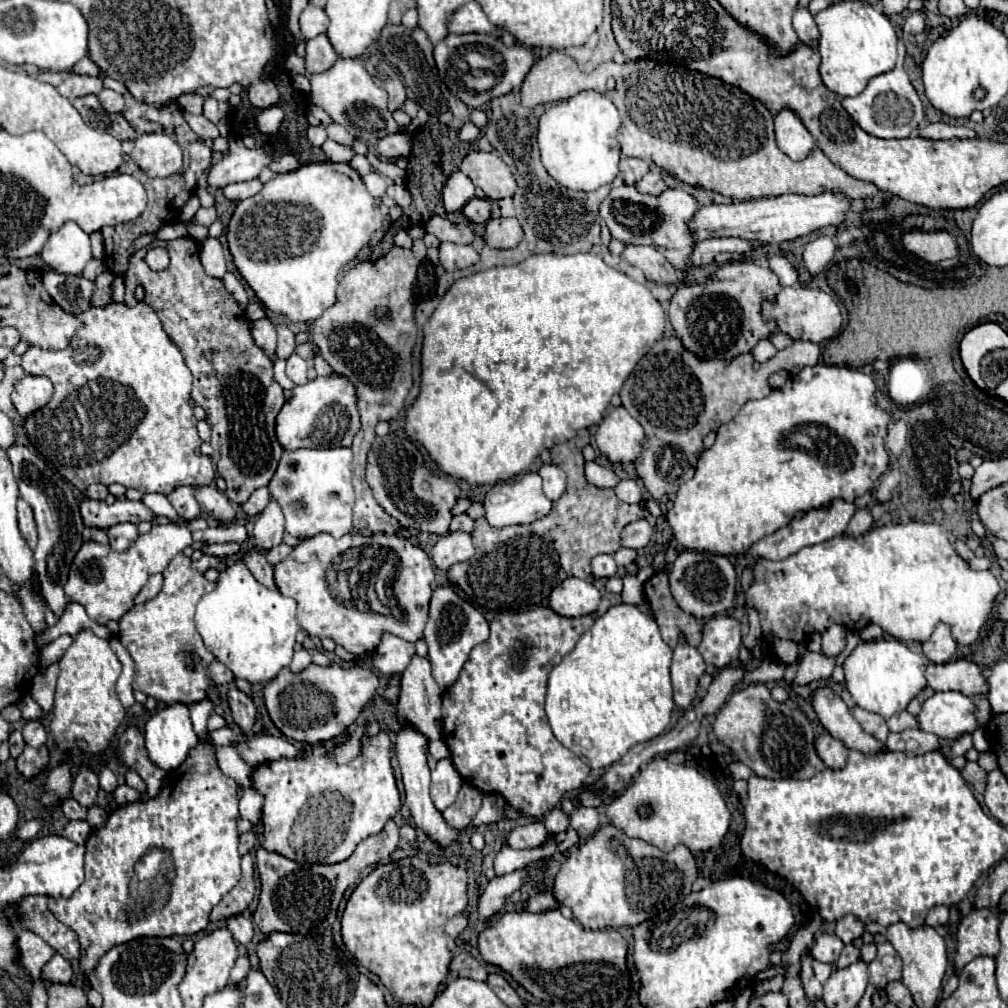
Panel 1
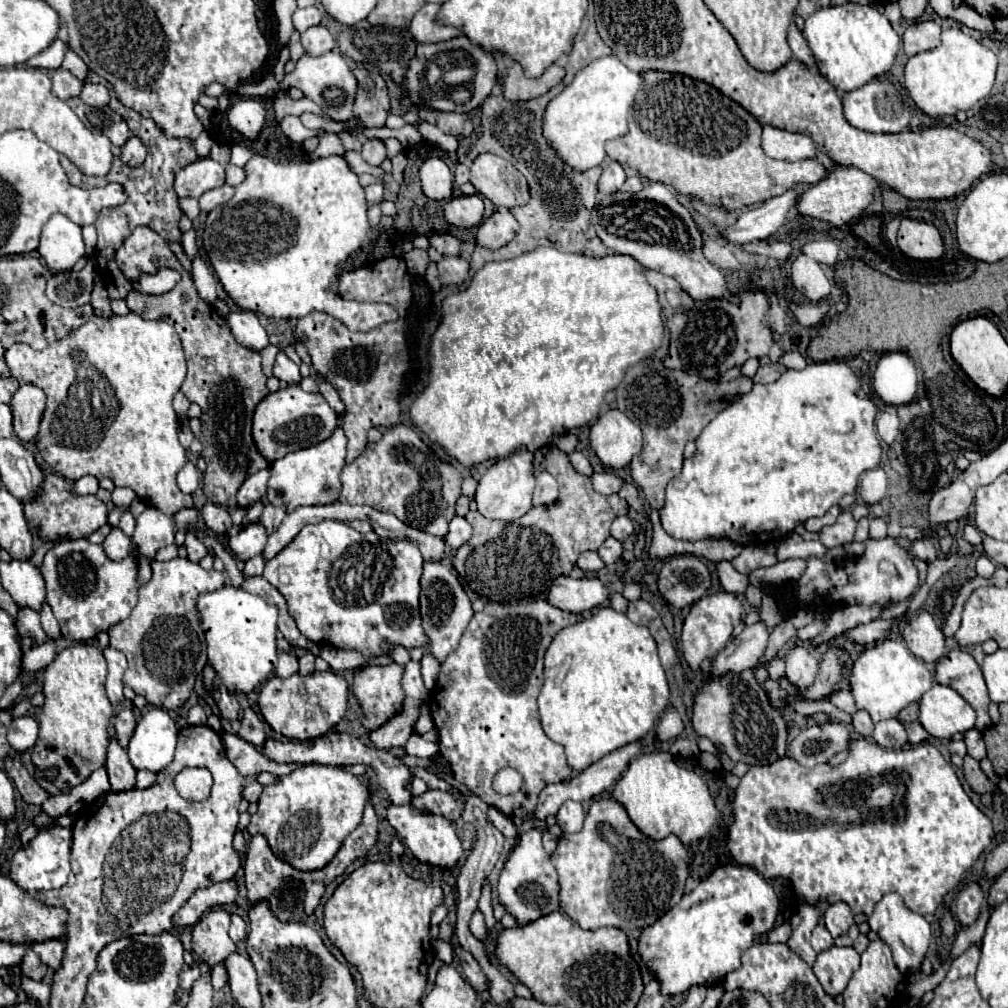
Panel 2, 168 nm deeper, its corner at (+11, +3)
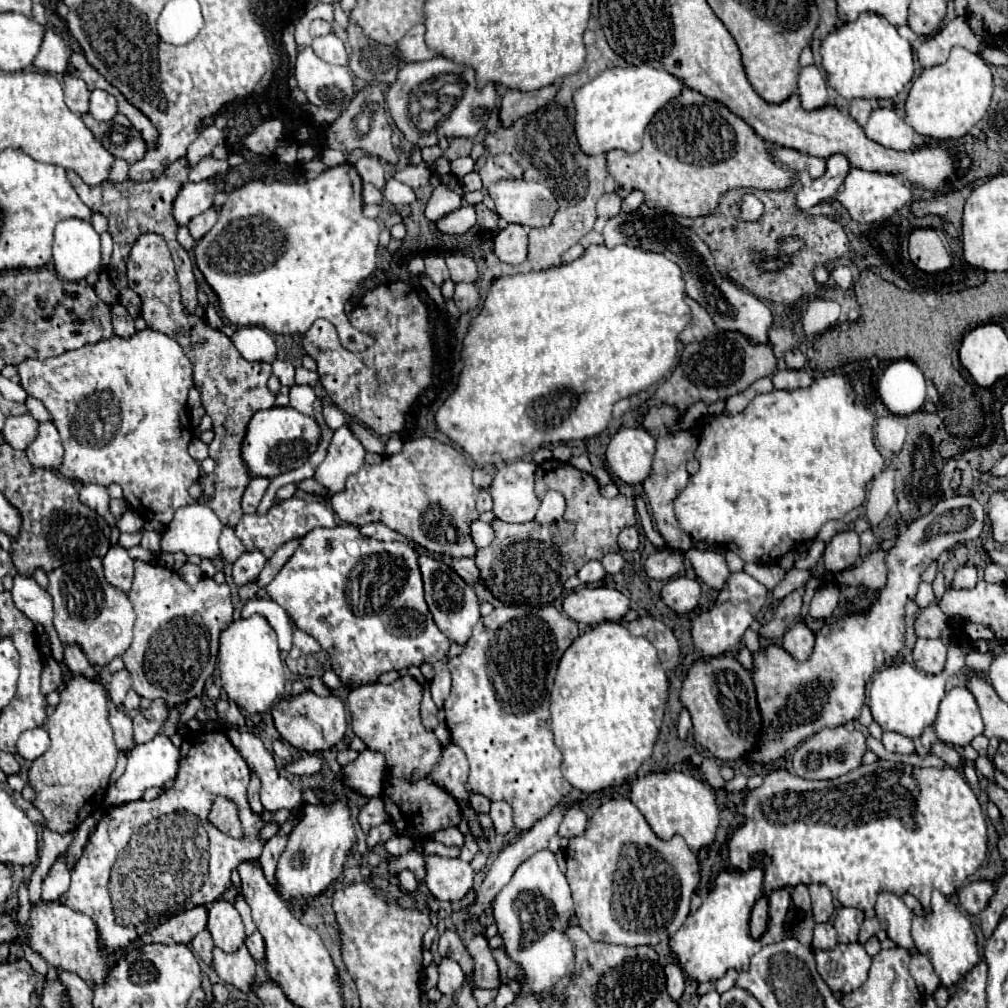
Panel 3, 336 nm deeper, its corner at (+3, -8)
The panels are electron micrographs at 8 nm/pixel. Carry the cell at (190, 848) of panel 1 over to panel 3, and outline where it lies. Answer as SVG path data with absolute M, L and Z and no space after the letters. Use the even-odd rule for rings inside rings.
M199 731L185 735L181 745L179 771L173 787L155 801L141 799L107 809L103 819L97 823L97 829L91 835L85 853L71 873L69 891L59 897L59 903L95 919L99 935L103 939L103 949L107 953L123 949L127 943L147 933L151 927L157 927L159 919L163 921L185 909L213 903L223 895L225 889L231 887L231 871L243 859L257 859L265 845L265 841L259 839L259 831L265 821L259 813L251 811L247 801L247 785L249 767L233 747L225 731ZM217 795L225 795L237 803L245 831L243 839L233 839L207 821L213 799Z

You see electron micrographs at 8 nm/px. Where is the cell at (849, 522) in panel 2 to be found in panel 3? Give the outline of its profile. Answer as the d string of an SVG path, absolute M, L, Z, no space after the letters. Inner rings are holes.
M855 531L837 533L825 547L823 563L829 573L837 573L857 565L859 561L859 535Z

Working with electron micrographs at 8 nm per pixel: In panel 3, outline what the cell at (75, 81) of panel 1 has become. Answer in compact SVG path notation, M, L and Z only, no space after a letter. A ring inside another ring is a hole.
M67 75L65 83L63 83L63 89L65 89L65 103L67 103L67 107L75 115L85 115L89 111L89 95L91 95L91 91L83 83L83 79Z

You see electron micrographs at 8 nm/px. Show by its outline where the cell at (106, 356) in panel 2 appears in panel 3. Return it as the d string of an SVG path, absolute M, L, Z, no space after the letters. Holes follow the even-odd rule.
M155 329L137 331L129 339L113 335L111 339L103 339L75 351L65 351L59 357L45 361L25 359L19 363L23 389L47 407L61 435L65 459L59 471L67 479L83 483L97 483L105 487L119 483L123 487L123 497L141 519L159 521L163 525L171 523L173 513L179 507L191 505L187 489L193 483L199 483L201 477L199 463L187 453L187 445L193 437L187 413L187 393L193 385L191 375L191 361L179 343Z

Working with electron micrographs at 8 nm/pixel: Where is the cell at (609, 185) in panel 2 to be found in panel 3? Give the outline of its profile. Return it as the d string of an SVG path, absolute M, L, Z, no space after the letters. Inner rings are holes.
M605 193L597 203L597 215L611 219L621 211L621 197L617 193Z

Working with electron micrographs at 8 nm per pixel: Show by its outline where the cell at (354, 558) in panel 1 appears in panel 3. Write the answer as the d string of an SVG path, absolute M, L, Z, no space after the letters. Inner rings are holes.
M337 525L333 529L319 527L301 539L291 559L281 567L265 591L279 607L289 613L297 629L319 641L319 645L331 657L331 669L339 675L347 689L377 683L383 673L393 669L399 671L403 667L419 667L429 663L435 671L430 683L432 699L437 707L444 705L451 687L451 673L447 669L447 651L451 641L437 629L433 615L427 609L417 565L417 551L411 547L411 543L407 545L393 541L393 555L389 555L383 541L363 537L355 525Z

